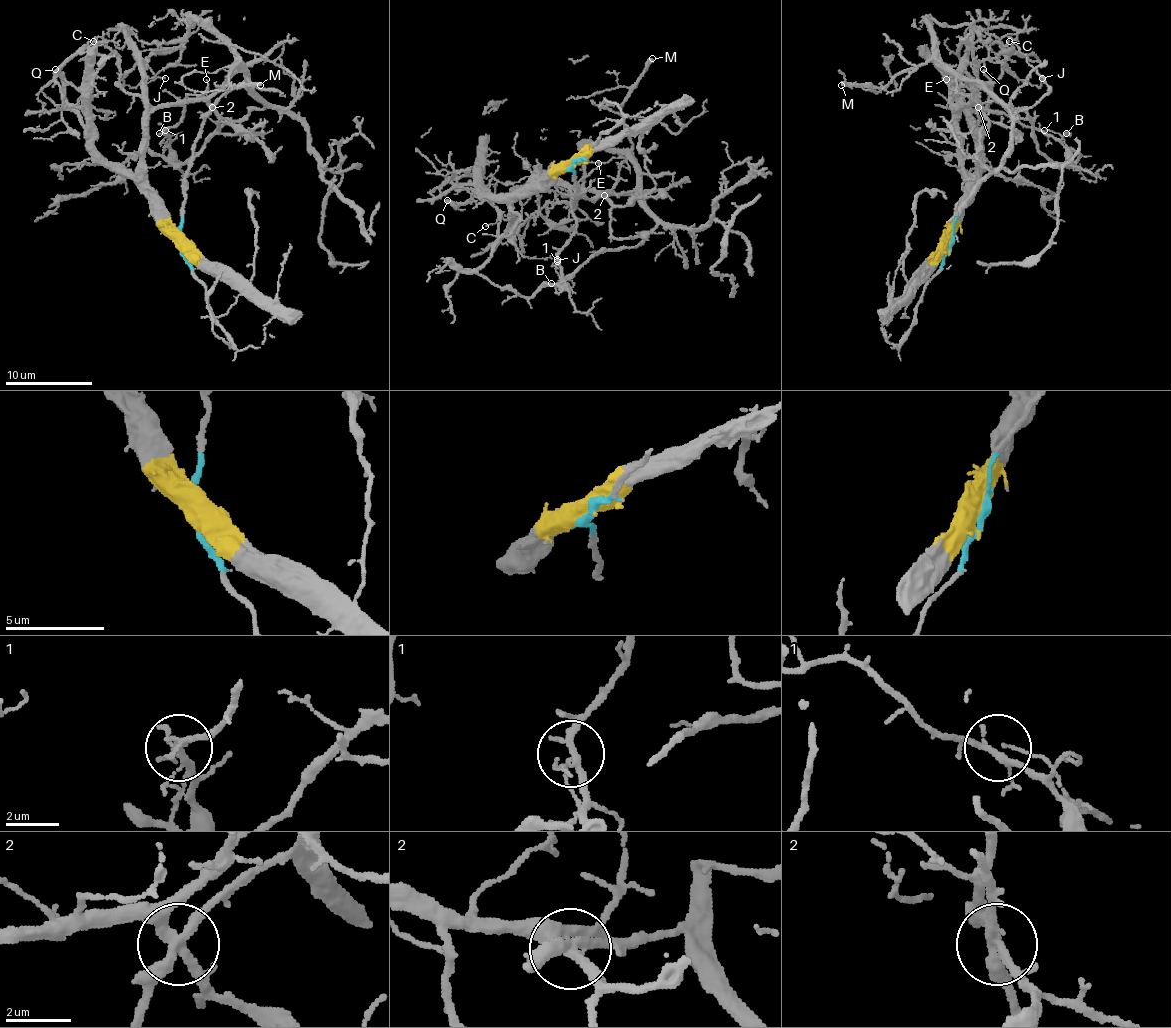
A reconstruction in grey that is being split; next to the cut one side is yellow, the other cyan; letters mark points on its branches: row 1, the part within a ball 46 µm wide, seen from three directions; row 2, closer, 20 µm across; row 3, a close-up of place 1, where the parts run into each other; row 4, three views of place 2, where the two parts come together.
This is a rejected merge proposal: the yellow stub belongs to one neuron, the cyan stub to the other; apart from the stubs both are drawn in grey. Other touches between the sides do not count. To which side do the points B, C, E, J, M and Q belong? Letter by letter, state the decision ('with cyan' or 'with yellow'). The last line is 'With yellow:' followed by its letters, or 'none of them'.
B: with yellow
C: with yellow
E: with yellow
J: with yellow
M: with cyan
Q: with yellow
With yellow: B, C, E, J, Q

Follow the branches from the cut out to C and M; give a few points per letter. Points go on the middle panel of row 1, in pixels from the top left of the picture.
C: (570, 165), (555, 178), (540, 182), (535, 178), (537, 176), (516, 195), (509, 222), (500, 217), (485, 226)
M: (572, 165), (577, 193), (588, 198), (625, 193), (636, 187), (636, 165), (621, 106), (651, 58)

